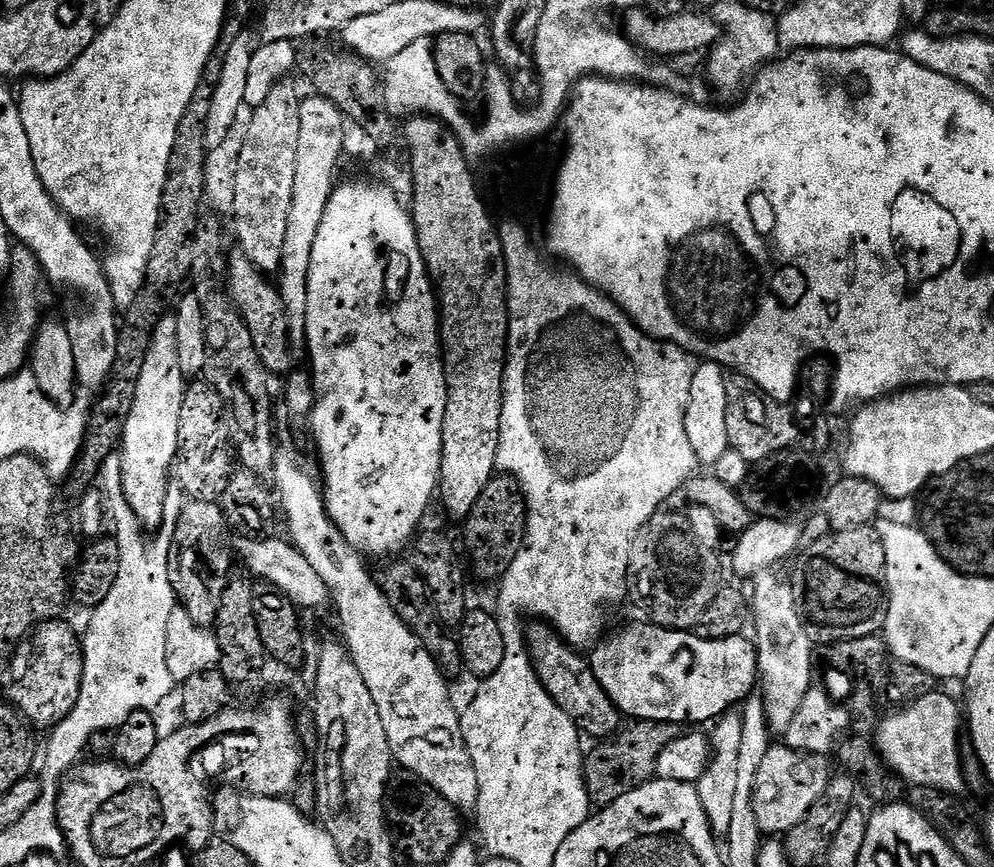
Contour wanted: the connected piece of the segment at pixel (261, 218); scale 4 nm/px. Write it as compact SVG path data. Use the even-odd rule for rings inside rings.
M286 78L282 82L278 82L278 86L274 86L274 90L270 90L270 95L266 98L266 102L262 102L262 106L251 109L252 121L248 124L248 129L244 132L244 145L240 148L240 157L236 160L236 189L232 192L232 212L236 215L236 236L240 239L238 244L239 251L250 258L250 262L262 273L276 274L279 273L280 263L282 262L282 246L286 242L286 226L290 222L290 206L294 198L294 173L296 164L298 163L298 118L300 117L300 101L302 93L296 89L295 79Z

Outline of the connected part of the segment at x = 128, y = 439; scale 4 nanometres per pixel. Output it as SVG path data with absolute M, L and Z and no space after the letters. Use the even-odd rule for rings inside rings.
M167 314L156 326L136 384L134 406L126 420L118 452L123 492L145 529L163 525L165 500L178 448L182 402L187 381L179 365L178 328L175 315Z

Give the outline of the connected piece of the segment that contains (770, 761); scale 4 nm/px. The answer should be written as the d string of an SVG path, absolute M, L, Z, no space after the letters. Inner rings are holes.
M773 746L768 749L762 766L758 766L758 778L752 795L754 814L758 818L761 833L786 834L794 826L798 826L802 818L806 818L810 806L814 806L814 802L822 798L830 783L828 762L825 757L810 756L787 746Z

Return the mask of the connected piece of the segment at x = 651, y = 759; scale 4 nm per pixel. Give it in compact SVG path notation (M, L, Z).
M636 720L633 725L633 728L625 727L615 738L597 743L596 749L587 753L584 785L593 805L612 804L622 798L622 794L630 794L630 790L634 790L636 785L648 783L656 776L658 754L662 754L664 745L677 740L682 734L681 725L663 724L657 720Z

